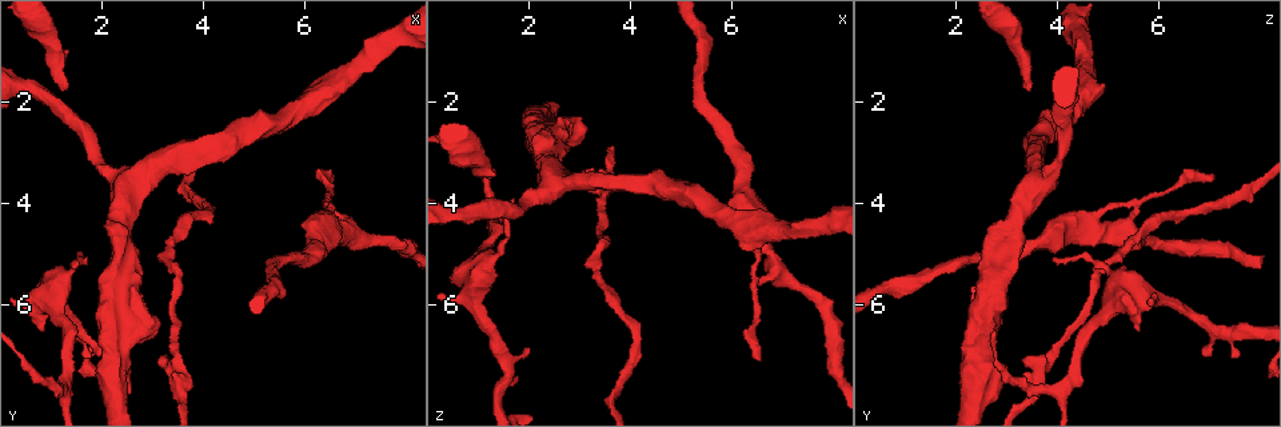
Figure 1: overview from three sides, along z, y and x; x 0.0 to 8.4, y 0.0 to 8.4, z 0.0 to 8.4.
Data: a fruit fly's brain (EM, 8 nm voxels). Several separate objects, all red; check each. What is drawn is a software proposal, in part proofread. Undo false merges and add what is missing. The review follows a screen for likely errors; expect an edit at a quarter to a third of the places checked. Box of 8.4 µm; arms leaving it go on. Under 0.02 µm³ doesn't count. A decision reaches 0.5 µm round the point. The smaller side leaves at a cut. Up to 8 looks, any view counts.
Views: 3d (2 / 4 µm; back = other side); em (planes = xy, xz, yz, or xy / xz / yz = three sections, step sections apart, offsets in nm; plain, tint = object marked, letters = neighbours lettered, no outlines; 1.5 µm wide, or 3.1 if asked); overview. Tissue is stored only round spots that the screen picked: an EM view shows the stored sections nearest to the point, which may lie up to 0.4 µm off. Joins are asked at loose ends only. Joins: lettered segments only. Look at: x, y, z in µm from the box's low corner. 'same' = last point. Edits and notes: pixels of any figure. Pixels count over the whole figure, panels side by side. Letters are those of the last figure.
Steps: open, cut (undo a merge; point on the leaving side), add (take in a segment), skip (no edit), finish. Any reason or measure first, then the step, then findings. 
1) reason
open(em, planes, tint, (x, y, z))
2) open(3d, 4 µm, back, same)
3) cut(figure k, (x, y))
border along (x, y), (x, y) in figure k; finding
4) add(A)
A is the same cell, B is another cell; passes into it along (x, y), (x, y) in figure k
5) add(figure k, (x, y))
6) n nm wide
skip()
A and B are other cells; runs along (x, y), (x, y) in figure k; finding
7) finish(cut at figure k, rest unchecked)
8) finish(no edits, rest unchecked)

branch stops here
open(em, planes, letters, (6.55, 3.50, 7.05))

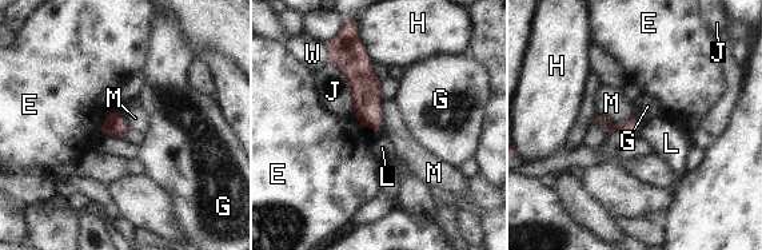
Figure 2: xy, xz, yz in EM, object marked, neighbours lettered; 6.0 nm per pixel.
J touches over 360 nm
skip()
E, G, H, J, L, M and W are other cells; runs along (359, 47), (366, 111), (379, 129) in figure 2; no lettered segment goes on from it

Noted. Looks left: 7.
arms part here
open(em, xz, step 8, tint, (6.90, 4.65, 5.25))

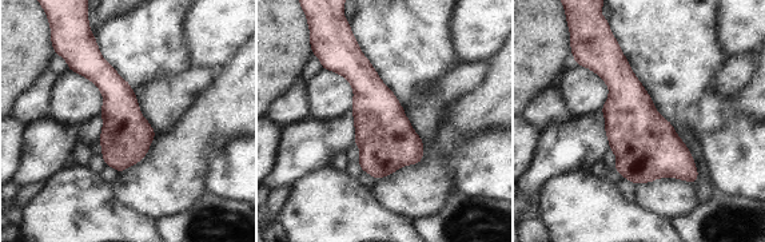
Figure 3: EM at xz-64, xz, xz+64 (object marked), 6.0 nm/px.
cut it another way
open(em, yz, step 8, letters, same)

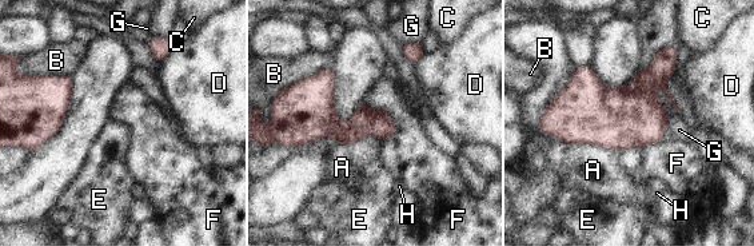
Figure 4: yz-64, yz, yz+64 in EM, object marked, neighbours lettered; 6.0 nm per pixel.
A touches over 360 nm
skip()
A, B, C, D, E, F, G and H are other cells; one neuron here

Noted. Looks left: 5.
stops while still wide
open(3d, 4 µm, back, (3.15, 6.40, 2.55))

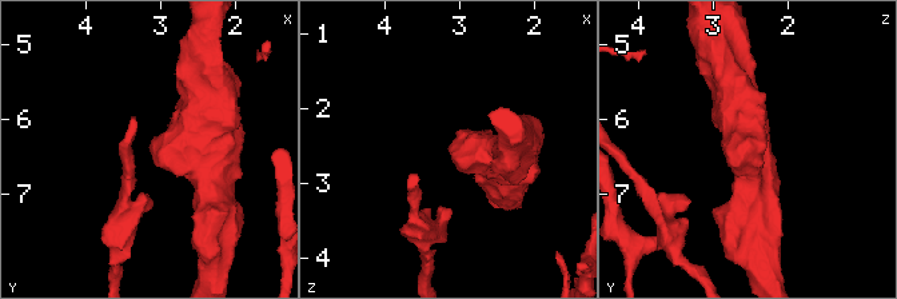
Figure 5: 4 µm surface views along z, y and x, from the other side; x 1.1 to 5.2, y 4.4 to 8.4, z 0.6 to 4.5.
now the EM
open(em, planes, letters, (3.15, 6.45, 2.50))

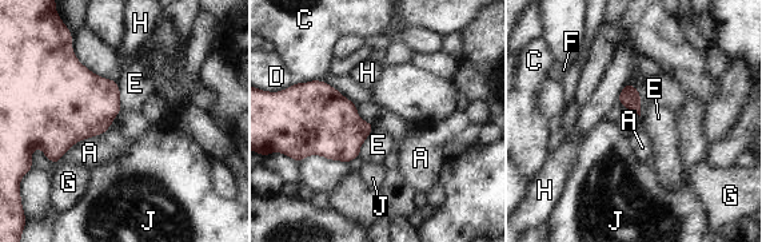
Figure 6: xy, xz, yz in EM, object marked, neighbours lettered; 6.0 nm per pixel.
skip()
A, C, D, E, F, G, H and J are other cells; border along (320, 79), (335, 87), (354, 103) in figure 6; no lettered segment goes on from it

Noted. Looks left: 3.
finish(no edits, rest unchecked)

